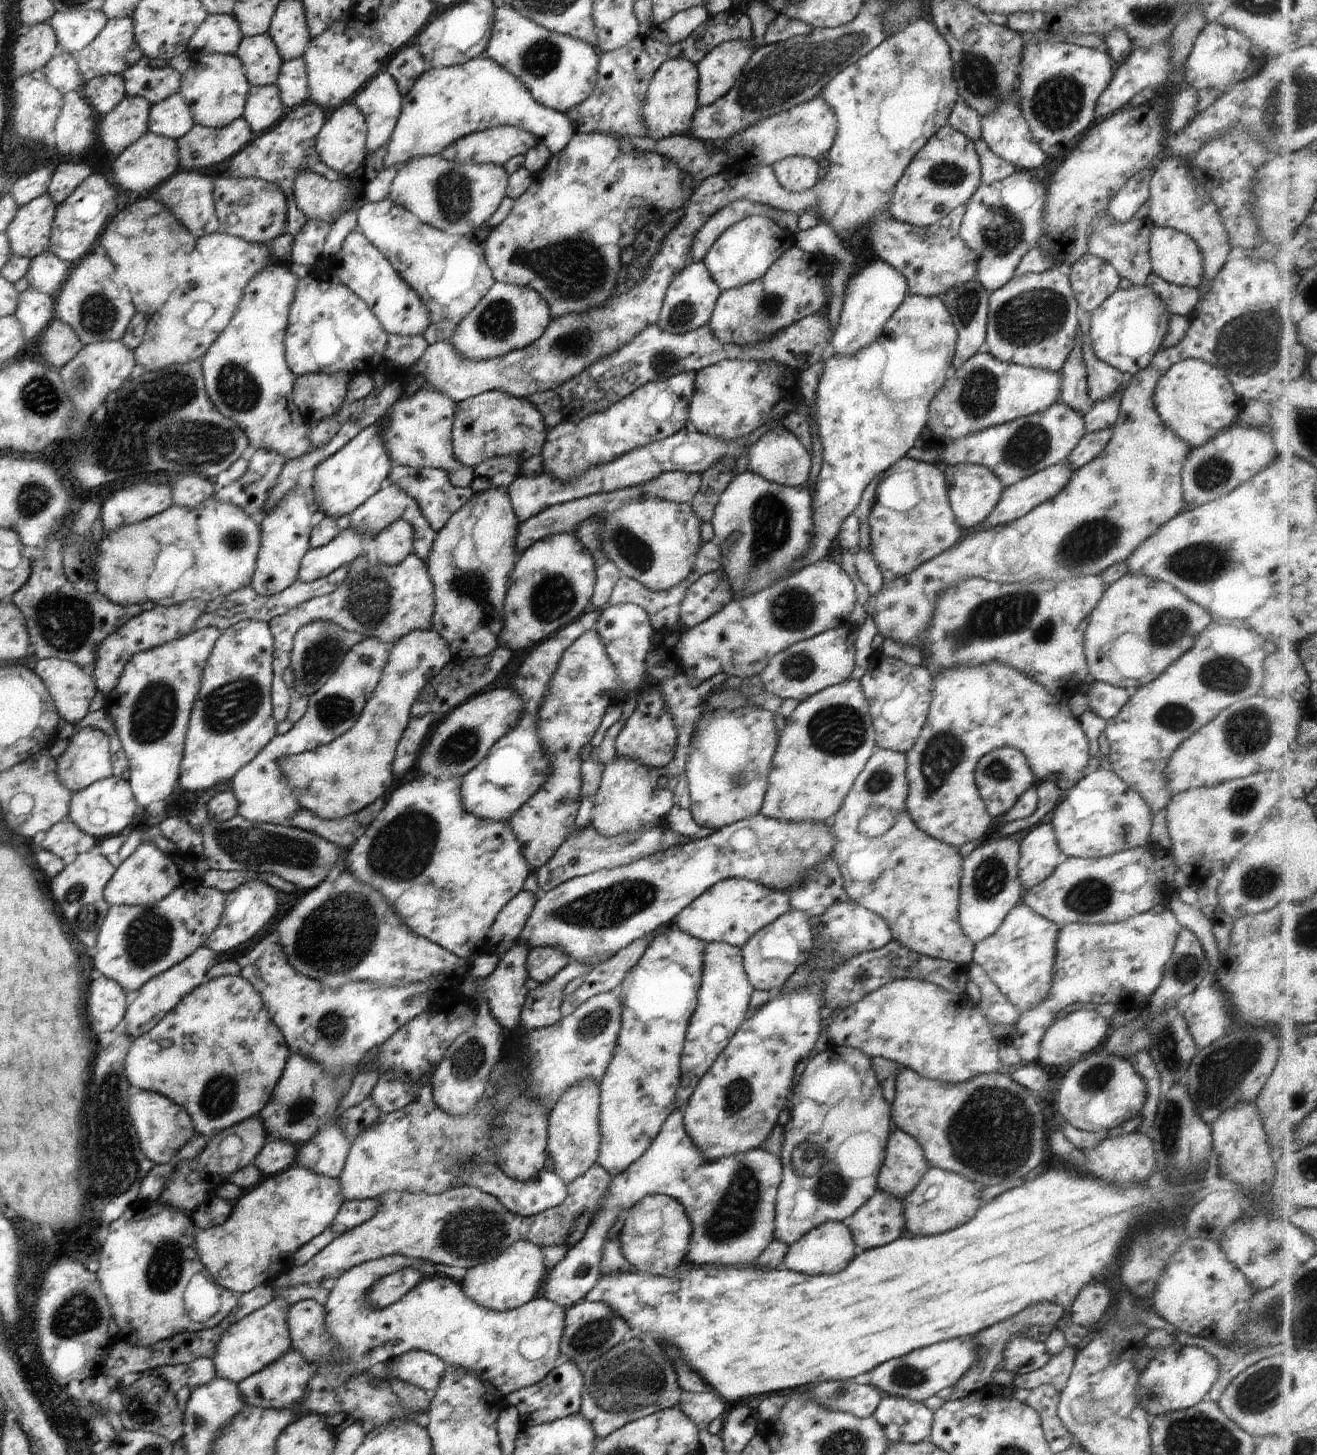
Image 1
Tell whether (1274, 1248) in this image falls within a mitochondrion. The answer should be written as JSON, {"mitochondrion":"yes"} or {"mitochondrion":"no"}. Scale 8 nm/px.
{"mitochondrion":"yes"}

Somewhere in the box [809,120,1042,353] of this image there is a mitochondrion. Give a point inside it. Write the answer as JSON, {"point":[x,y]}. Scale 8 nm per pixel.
{"point":[1003,232]}

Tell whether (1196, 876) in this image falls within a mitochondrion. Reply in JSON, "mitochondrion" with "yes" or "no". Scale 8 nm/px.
{"mitochondrion":"no"}

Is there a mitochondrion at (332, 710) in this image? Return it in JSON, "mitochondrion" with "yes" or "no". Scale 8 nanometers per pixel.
{"mitochondrion":"yes"}

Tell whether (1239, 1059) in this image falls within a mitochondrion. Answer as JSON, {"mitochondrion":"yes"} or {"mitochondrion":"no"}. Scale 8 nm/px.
{"mitochondrion":"no"}

